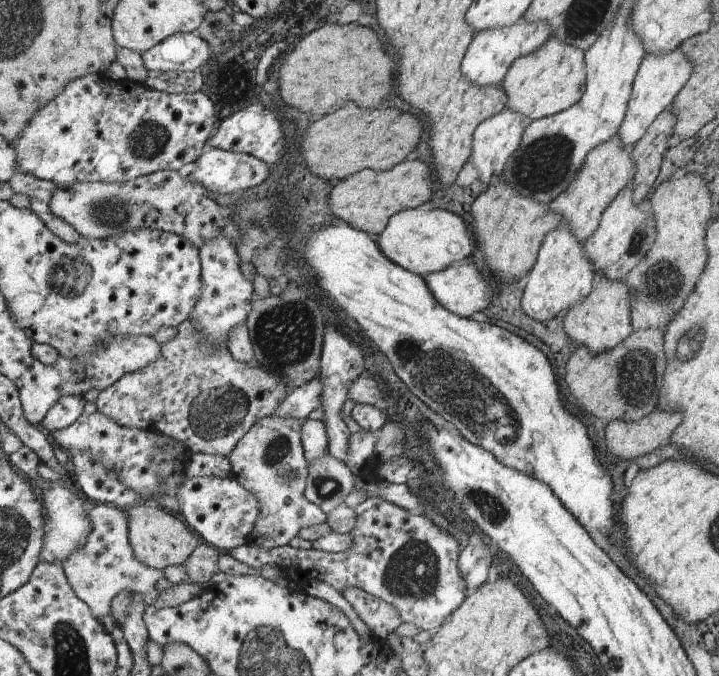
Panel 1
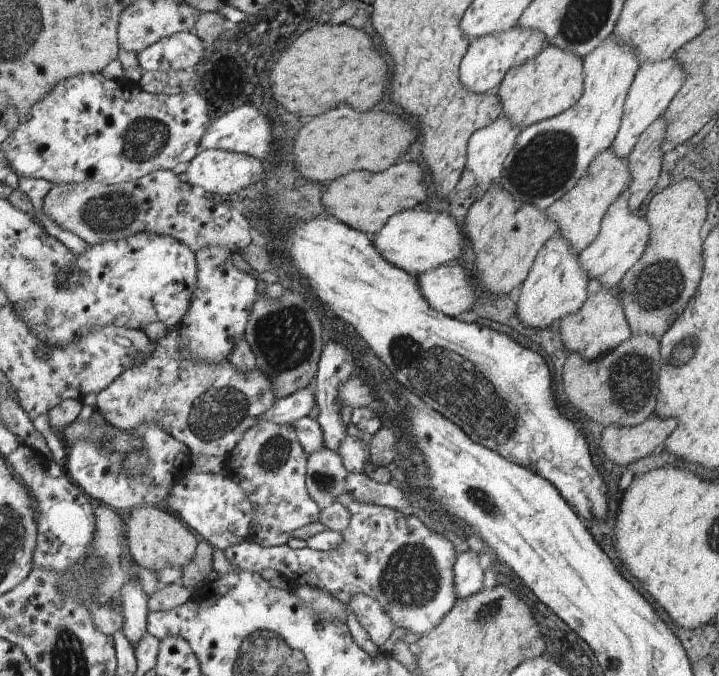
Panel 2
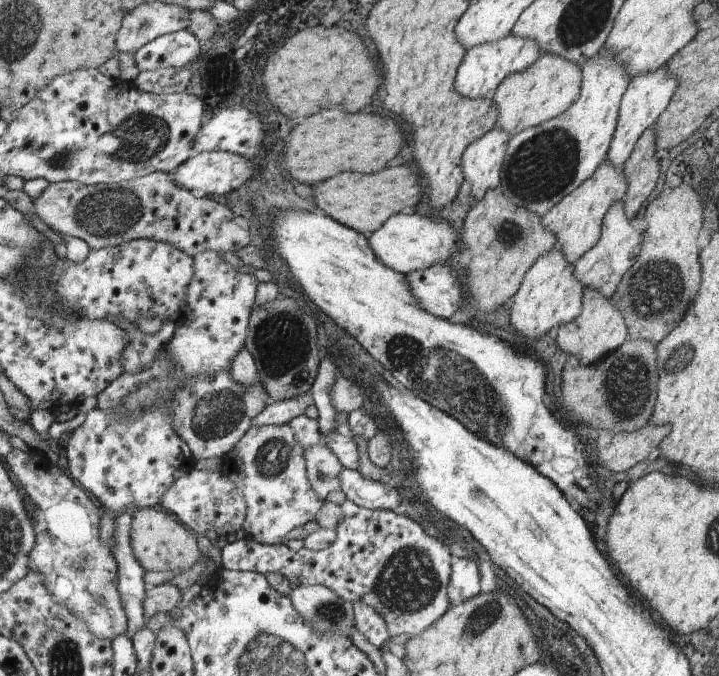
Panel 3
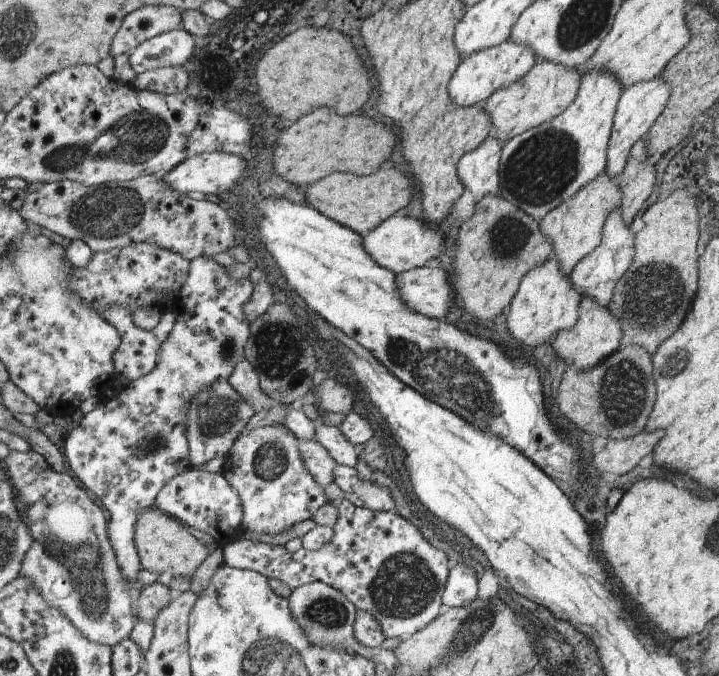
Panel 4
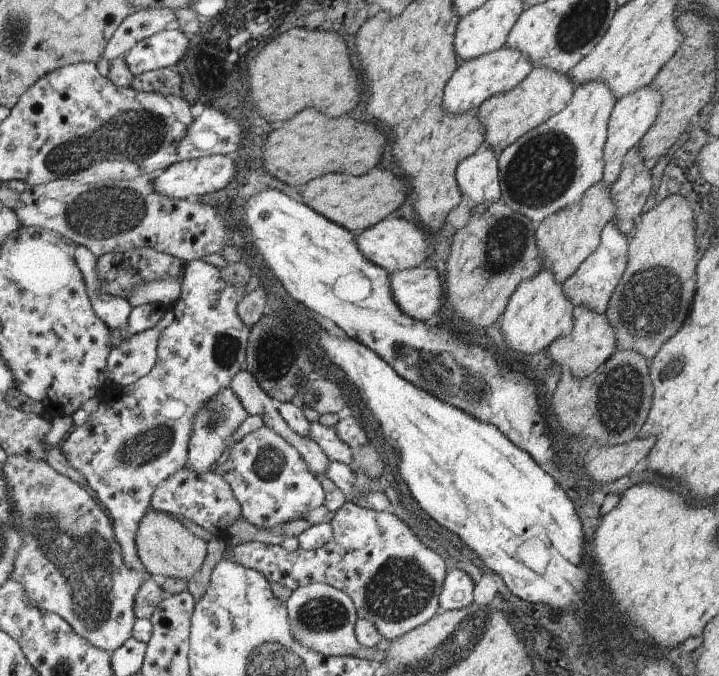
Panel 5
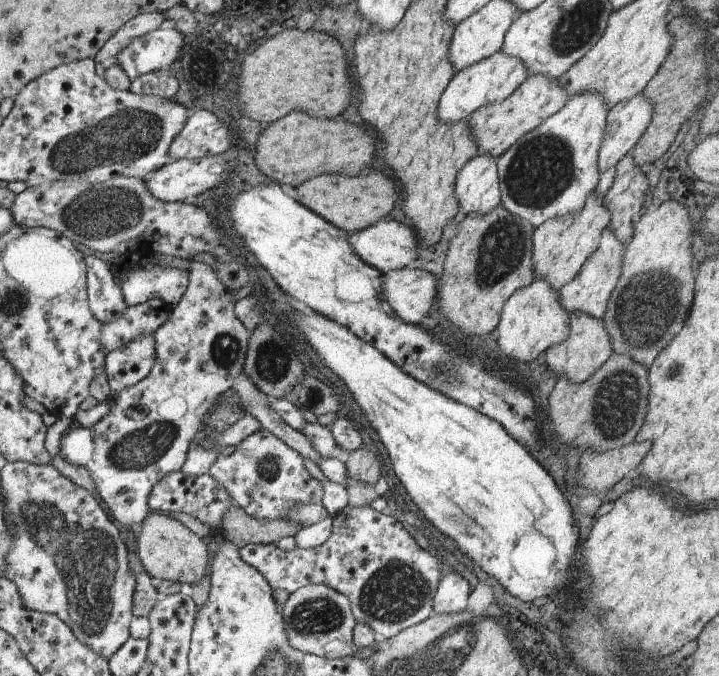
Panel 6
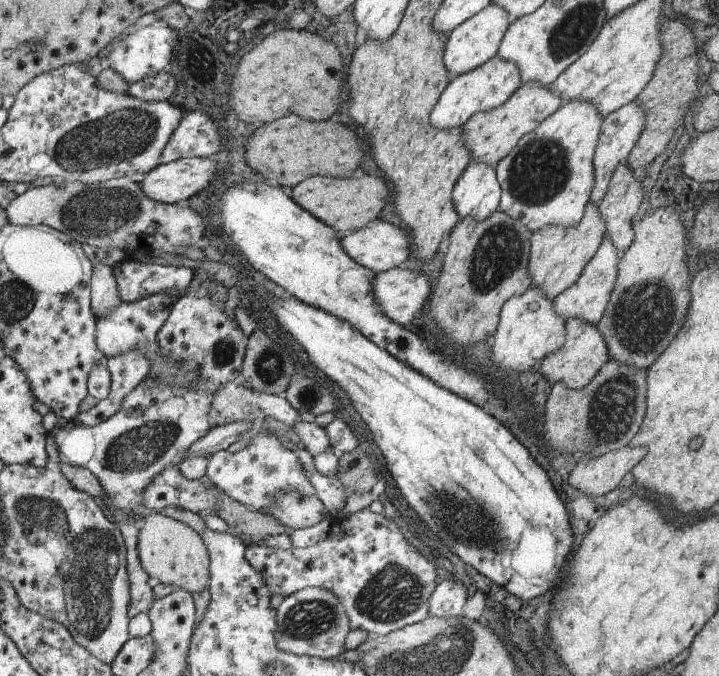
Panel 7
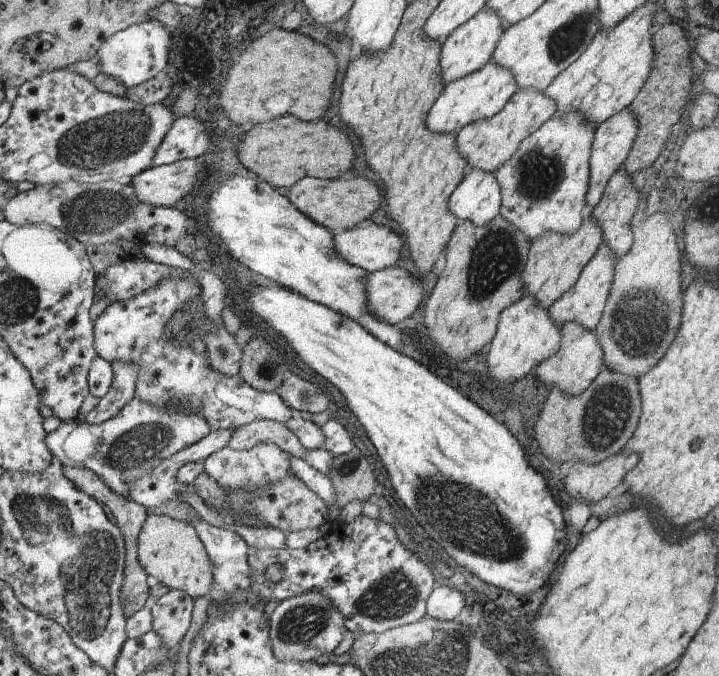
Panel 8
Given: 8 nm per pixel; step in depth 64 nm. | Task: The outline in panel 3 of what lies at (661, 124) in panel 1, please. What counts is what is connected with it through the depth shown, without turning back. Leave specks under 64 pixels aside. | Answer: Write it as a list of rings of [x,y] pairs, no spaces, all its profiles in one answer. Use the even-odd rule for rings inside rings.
[[[653,125],[641,133],[636,149],[625,164],[625,176],[629,182],[625,210],[629,218],[637,216],[637,210],[647,200],[647,196],[655,188],[655,180],[659,178],[657,162],[653,158],[653,134],[655,134]]]

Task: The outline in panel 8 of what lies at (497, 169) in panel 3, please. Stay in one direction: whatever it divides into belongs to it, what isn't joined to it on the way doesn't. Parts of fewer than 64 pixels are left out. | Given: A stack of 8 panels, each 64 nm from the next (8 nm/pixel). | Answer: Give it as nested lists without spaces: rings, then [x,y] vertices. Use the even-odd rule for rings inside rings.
[[[469,169],[449,201],[449,210],[460,222],[469,220],[485,226],[500,214],[502,192],[496,174]]]

